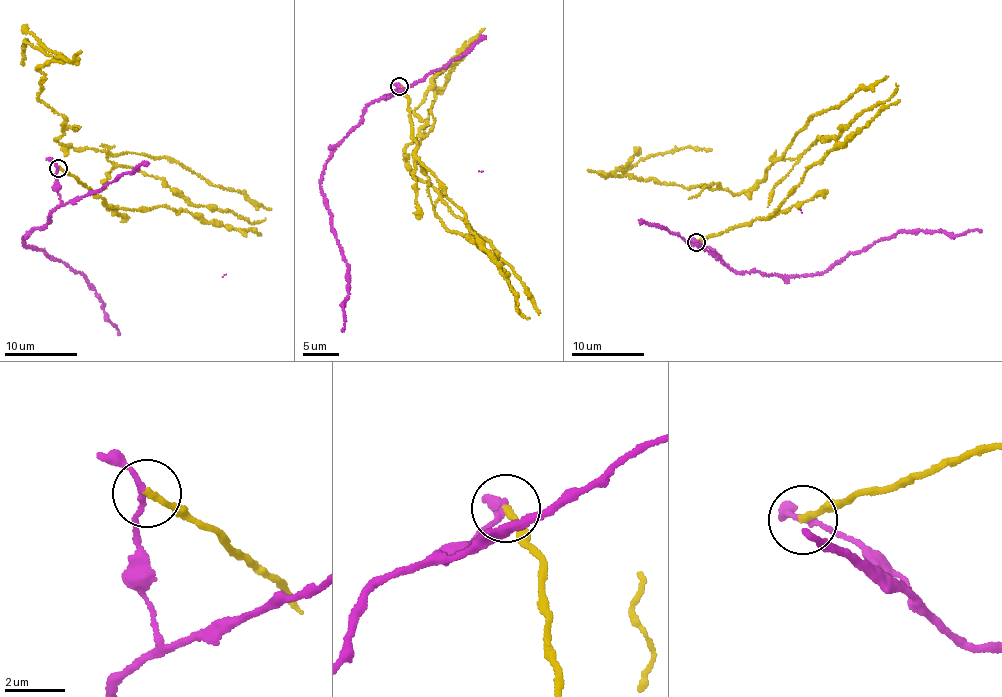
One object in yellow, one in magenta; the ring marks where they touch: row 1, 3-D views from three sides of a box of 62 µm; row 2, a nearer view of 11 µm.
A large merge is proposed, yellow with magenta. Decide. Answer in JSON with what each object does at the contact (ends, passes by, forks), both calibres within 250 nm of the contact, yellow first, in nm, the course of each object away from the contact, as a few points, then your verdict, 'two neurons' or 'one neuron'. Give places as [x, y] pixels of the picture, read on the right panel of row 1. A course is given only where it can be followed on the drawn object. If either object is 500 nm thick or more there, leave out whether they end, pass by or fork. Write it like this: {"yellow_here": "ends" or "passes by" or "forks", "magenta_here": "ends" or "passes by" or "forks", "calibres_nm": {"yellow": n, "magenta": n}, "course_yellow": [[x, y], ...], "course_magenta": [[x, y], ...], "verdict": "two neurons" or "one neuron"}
{"yellow_here": "ends", "magenta_here": "passes by", "calibres_nm": {"yellow": 200, "magenta": 170}, "course_yellow": [[697, 242], [771, 218], [881, 102], [834, 139], [774, 158], [739, 192], [625, 171], [682, 147], [711, 150]], "course_magenta": [[697, 242], [734, 270], [789, 277], [831, 269], [849, 253], [897, 233], [981, 232]], "verdict": "two neurons"}

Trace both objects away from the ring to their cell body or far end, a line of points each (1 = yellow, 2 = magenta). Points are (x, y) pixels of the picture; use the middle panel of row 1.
1: (399, 86), (414, 158), (516, 297), (406, 163), (426, 121), (414, 108), (452, 64), (413, 155)
2: (399, 86), (369, 104), (325, 165), (320, 192), (332, 215), (332, 232), (346, 262), (348, 282), (341, 331)

